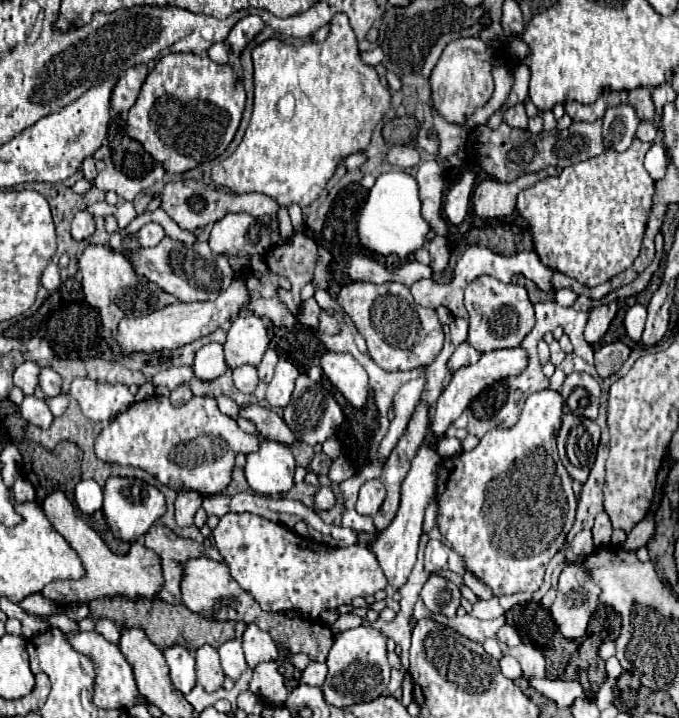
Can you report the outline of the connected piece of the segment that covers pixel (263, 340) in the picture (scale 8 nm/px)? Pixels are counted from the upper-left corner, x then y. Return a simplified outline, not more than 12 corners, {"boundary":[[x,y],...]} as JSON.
{"boundary":[[255,313],[233,319],[225,343],[231,369],[257,367],[269,347]]}

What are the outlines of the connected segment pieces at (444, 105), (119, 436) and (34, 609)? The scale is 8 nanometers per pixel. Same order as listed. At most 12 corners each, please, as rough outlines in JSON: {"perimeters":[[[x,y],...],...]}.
{"perimeters":[[[453,39],[429,75],[435,111],[453,125],[493,95],[491,51]],[[215,397],[133,403],[95,439],[101,461],[221,493],[255,435]],[[41,593],[23,601],[27,613],[55,615],[57,605]]]}

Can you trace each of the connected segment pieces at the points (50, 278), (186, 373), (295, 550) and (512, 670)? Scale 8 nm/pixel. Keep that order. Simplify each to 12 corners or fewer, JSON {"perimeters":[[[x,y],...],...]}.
{"perimeters":[[[49,263],[41,283],[49,293],[59,287],[59,267]],[[169,367],[153,377],[155,385],[173,391],[189,383],[193,367]],[[253,513],[213,537],[263,611],[375,595],[367,547],[333,549]],[[505,655],[499,665],[507,679],[521,679],[517,659]]]}

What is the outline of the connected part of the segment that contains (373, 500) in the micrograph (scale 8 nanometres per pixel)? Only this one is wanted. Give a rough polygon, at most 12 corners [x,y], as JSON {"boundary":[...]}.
{"boundary":[[379,479],[363,483],[355,509],[373,517],[385,499]]}

